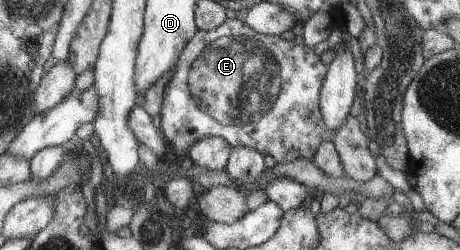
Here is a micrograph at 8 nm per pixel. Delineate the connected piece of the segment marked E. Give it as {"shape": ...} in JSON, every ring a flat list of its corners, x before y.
{"shape":[[236,18,226,19,222,24,210,30,197,30,188,41,183,50,180,51,179,61,176,62,174,72,170,80,164,85,162,104,159,110,160,123,159,129,163,134,166,143,172,150,172,157,181,157,187,155,188,149,197,141,205,136,219,136,224,139,231,148,239,146,260,152,261,155,271,155,277,164,292,162,294,159,303,158,311,160,316,153,317,146,325,138,324,122,320,112,319,95,323,85,323,75,325,75,325,65,319,61,319,57,307,49,305,45,295,45,292,40,284,40,280,36,266,36,253,31,245,22,241,23]]}

